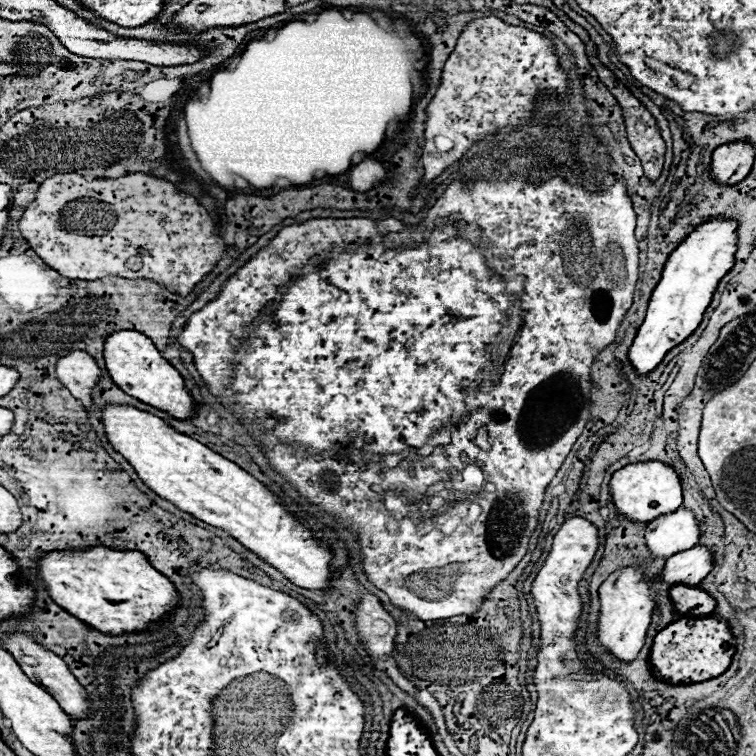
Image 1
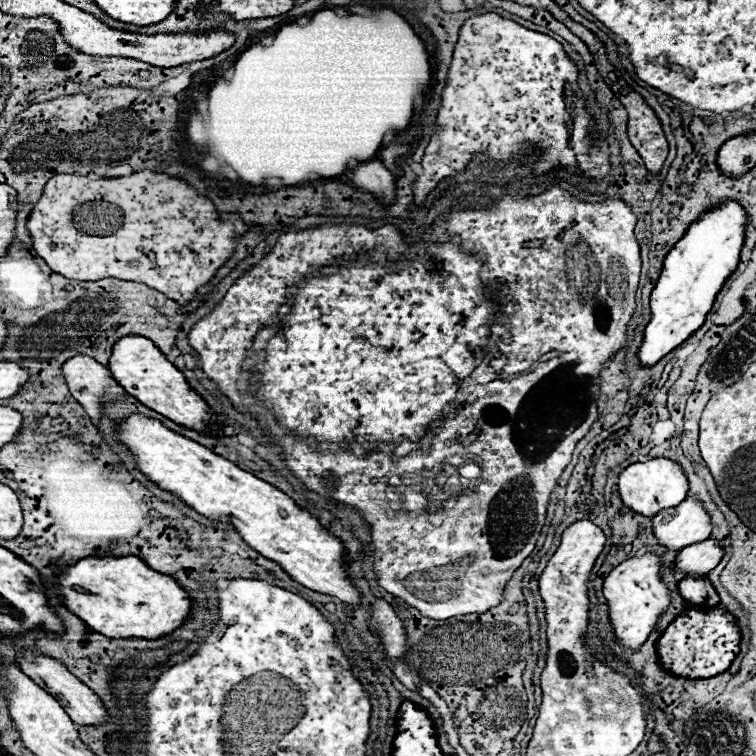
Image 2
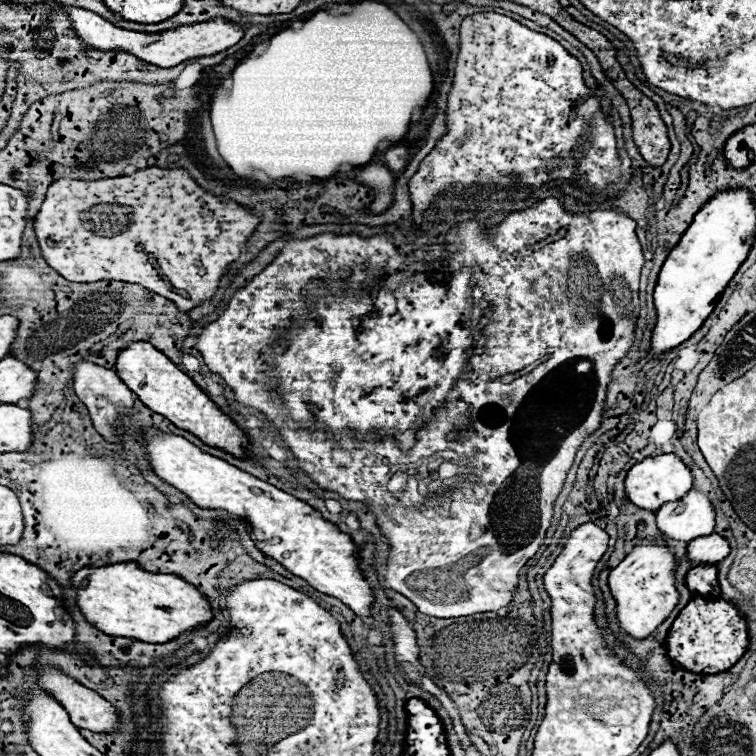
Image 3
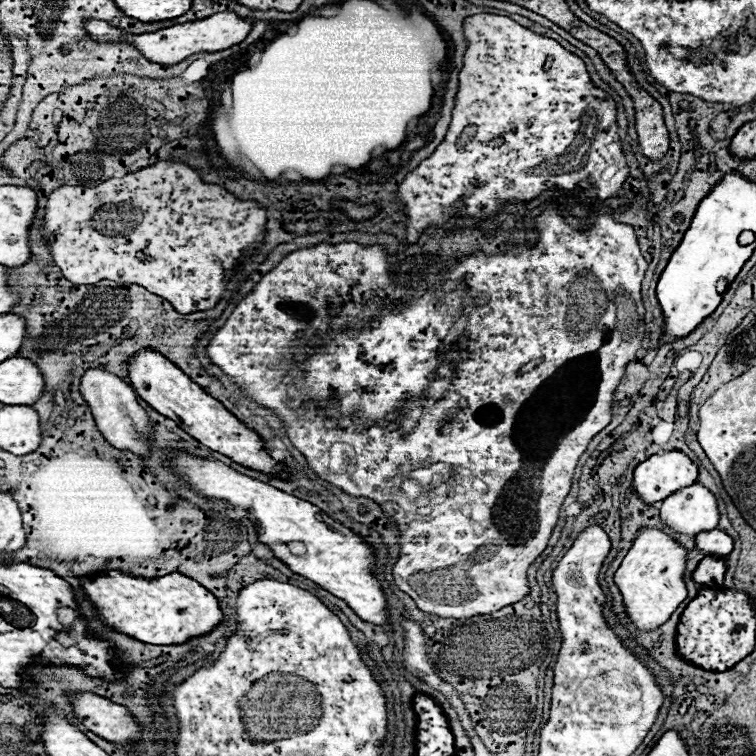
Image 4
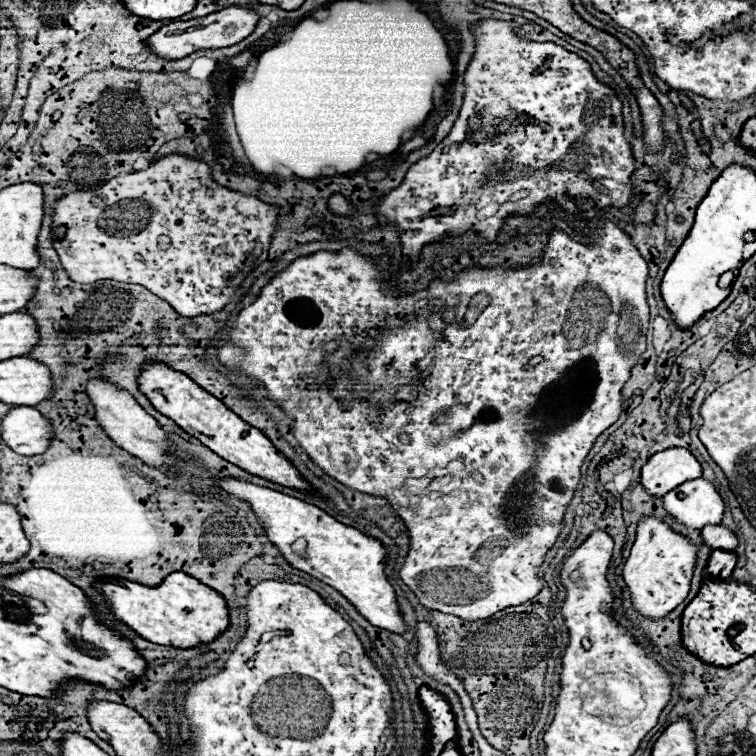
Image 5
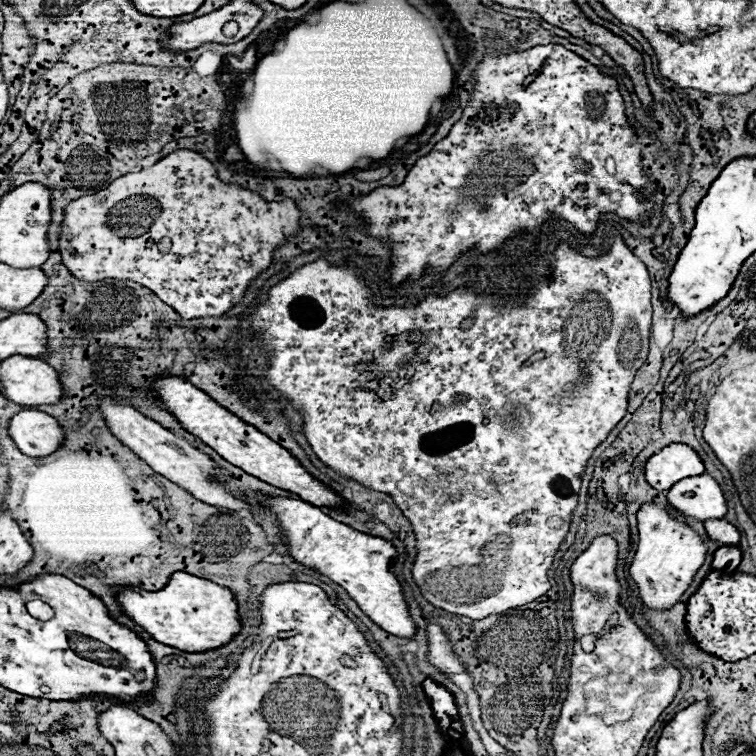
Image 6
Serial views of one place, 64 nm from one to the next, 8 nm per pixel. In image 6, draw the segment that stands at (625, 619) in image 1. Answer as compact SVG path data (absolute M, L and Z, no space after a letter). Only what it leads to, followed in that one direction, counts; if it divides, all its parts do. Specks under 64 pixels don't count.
M642 506L638 512L638 548L630 564L630 578L634 580L644 606L654 610L670 610L692 584L704 556L706 546L692 528L688 528L682 520L676 520L662 506Z

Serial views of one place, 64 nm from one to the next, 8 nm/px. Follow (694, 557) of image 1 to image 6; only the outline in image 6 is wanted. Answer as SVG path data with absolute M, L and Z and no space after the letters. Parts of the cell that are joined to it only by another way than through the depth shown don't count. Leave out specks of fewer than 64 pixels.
M710 520L704 524L706 528L706 534L710 540L716 540L720 542L720 546L738 546L738 540L740 540L740 532L726 520Z

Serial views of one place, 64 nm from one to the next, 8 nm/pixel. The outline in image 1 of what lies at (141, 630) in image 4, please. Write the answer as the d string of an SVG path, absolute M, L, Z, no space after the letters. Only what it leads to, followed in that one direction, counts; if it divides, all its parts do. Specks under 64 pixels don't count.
M108 546L56 550L36 560L36 572L58 606L104 634L146 630L150 622L164 618L180 602L174 584L154 570L138 550L112 550Z

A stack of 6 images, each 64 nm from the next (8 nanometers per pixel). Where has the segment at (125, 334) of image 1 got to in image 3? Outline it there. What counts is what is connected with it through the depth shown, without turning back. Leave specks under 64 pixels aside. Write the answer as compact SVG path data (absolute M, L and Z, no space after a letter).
M130 342L118 352L116 376L154 412L168 418L174 426L192 432L206 444L222 448L238 458L244 458L244 448L248 448L248 436L180 370L172 360L168 360L150 342Z

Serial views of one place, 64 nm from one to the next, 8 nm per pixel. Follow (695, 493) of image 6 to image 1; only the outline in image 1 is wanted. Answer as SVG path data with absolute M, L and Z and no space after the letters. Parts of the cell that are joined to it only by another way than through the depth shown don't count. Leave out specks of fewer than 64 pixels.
M678 508L672 514L654 518L646 524L644 540L650 548L650 558L670 558L678 552L690 550L696 546L700 536L698 520L686 508Z

